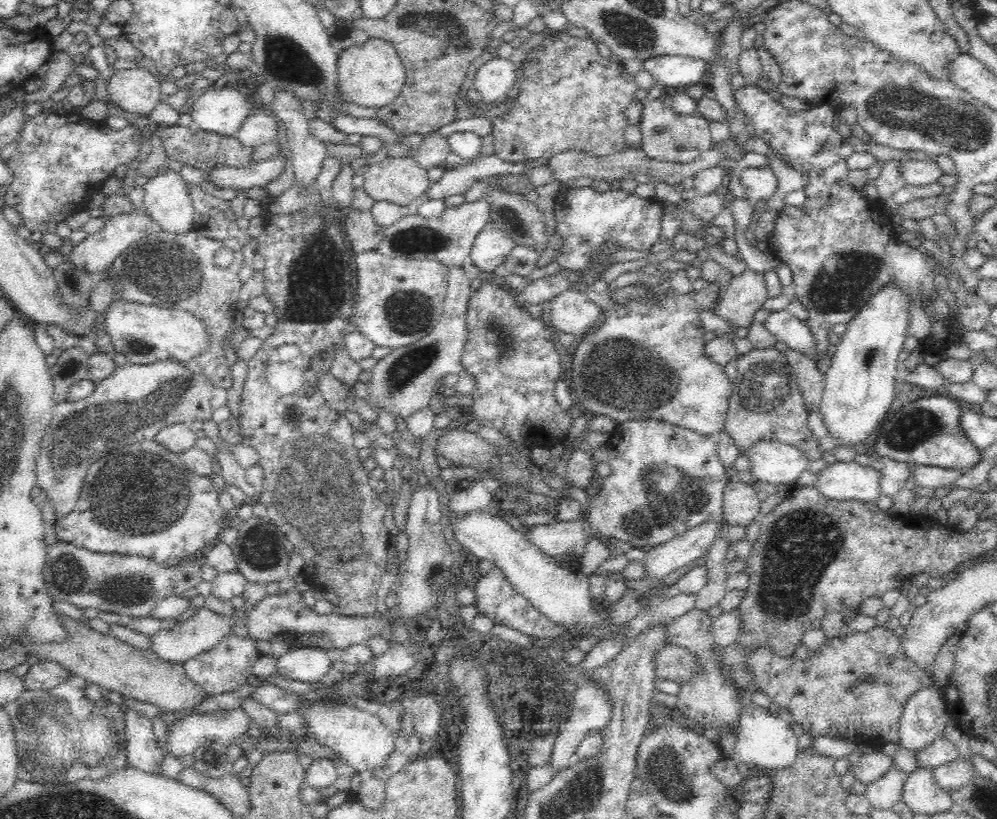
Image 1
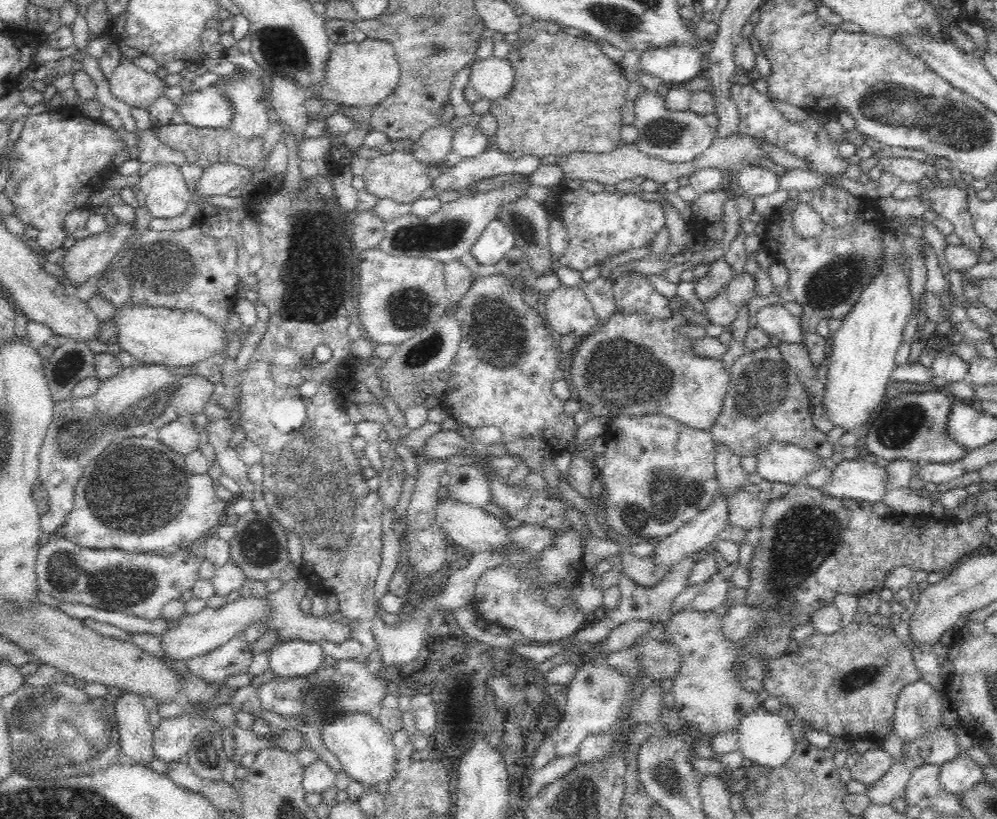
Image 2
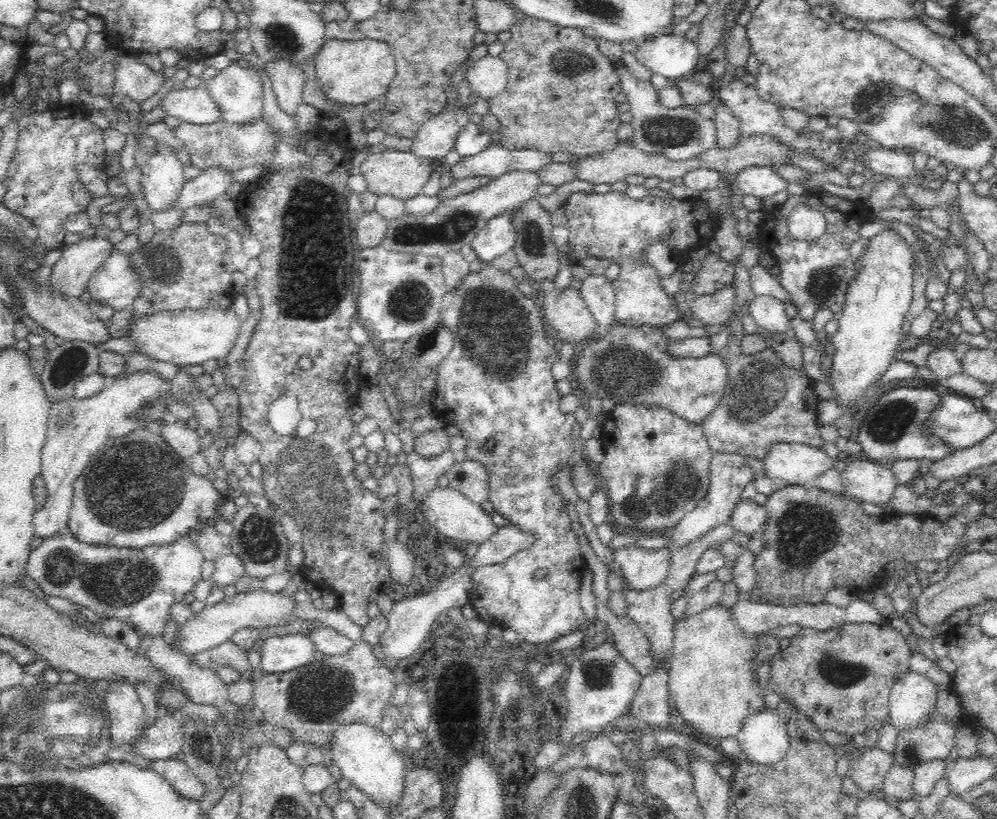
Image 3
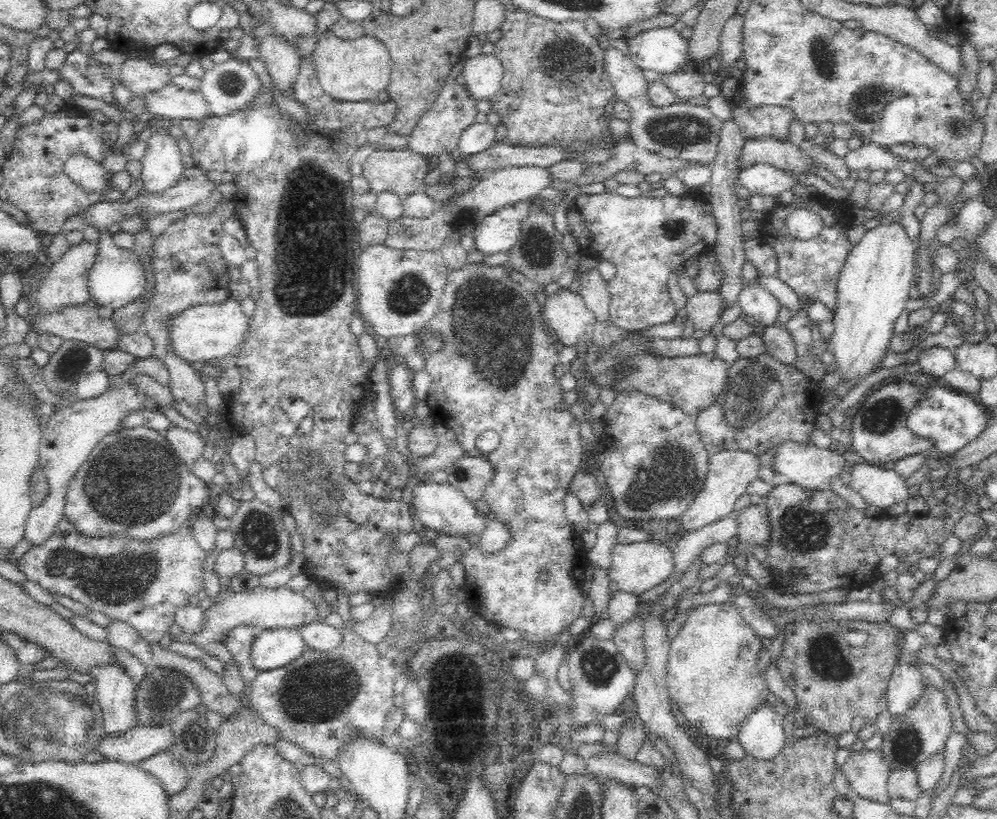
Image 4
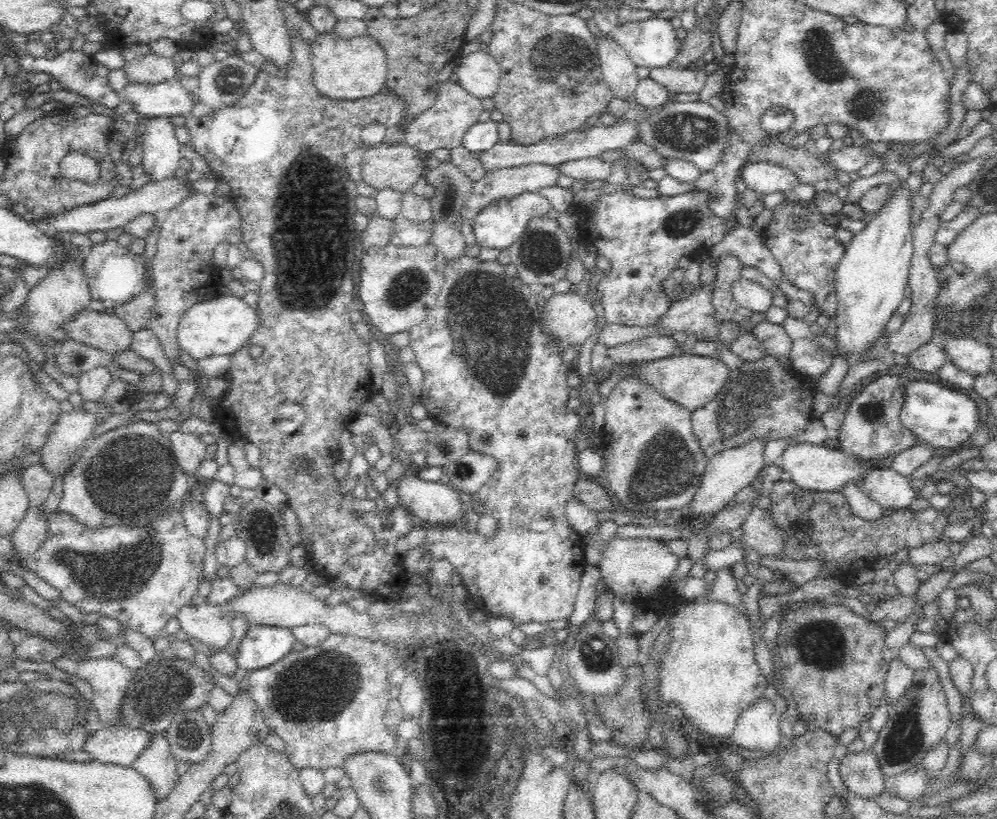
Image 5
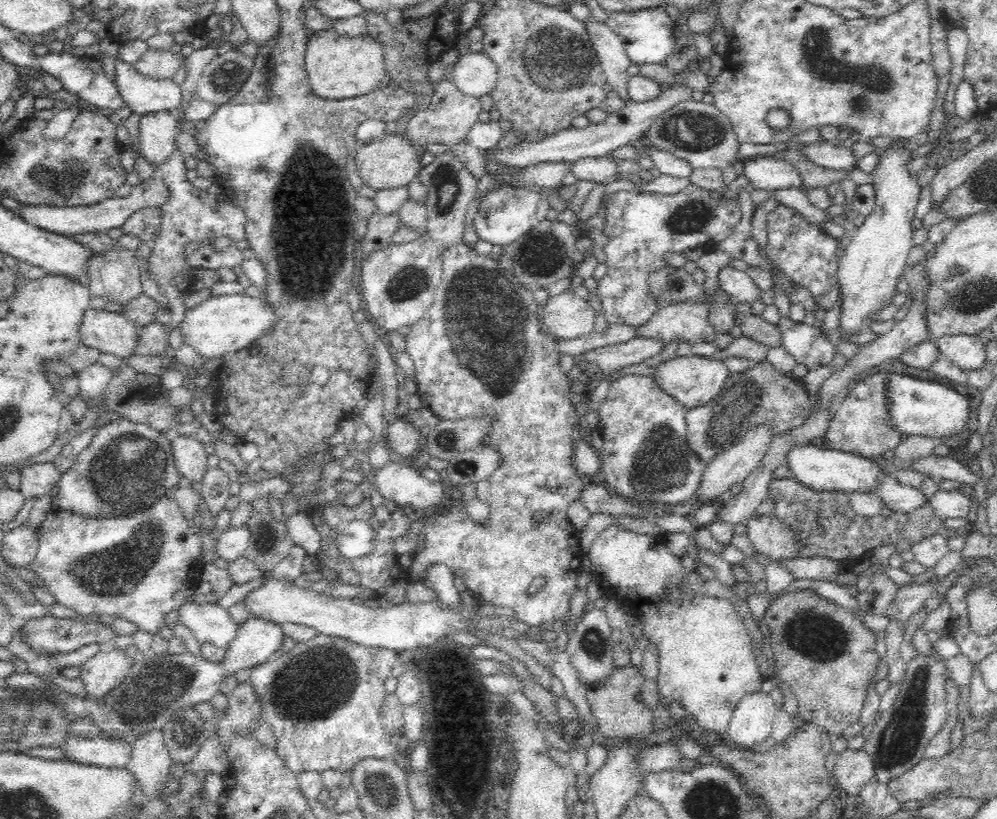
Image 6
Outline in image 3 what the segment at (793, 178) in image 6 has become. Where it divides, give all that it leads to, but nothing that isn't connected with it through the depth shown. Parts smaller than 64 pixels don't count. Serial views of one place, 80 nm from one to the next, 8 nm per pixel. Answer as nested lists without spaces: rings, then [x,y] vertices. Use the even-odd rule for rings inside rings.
[[[752,166],[733,176],[733,186],[745,196],[768,198],[786,190],[789,182],[768,166]]]

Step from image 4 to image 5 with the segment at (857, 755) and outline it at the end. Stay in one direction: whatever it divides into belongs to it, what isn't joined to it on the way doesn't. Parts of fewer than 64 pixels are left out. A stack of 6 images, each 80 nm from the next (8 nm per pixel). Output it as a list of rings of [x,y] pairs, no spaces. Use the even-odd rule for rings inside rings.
[[[870,750],[848,753],[840,759],[839,776],[844,786],[856,796],[873,798],[885,788],[880,764]]]

